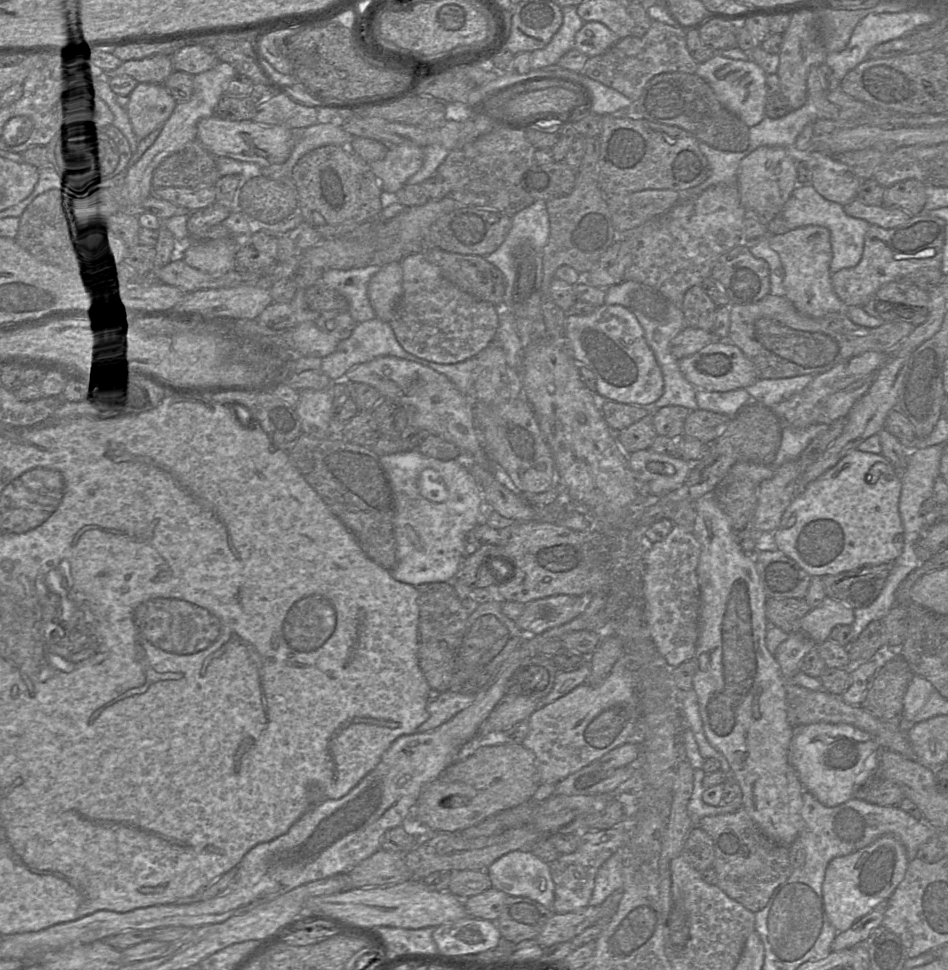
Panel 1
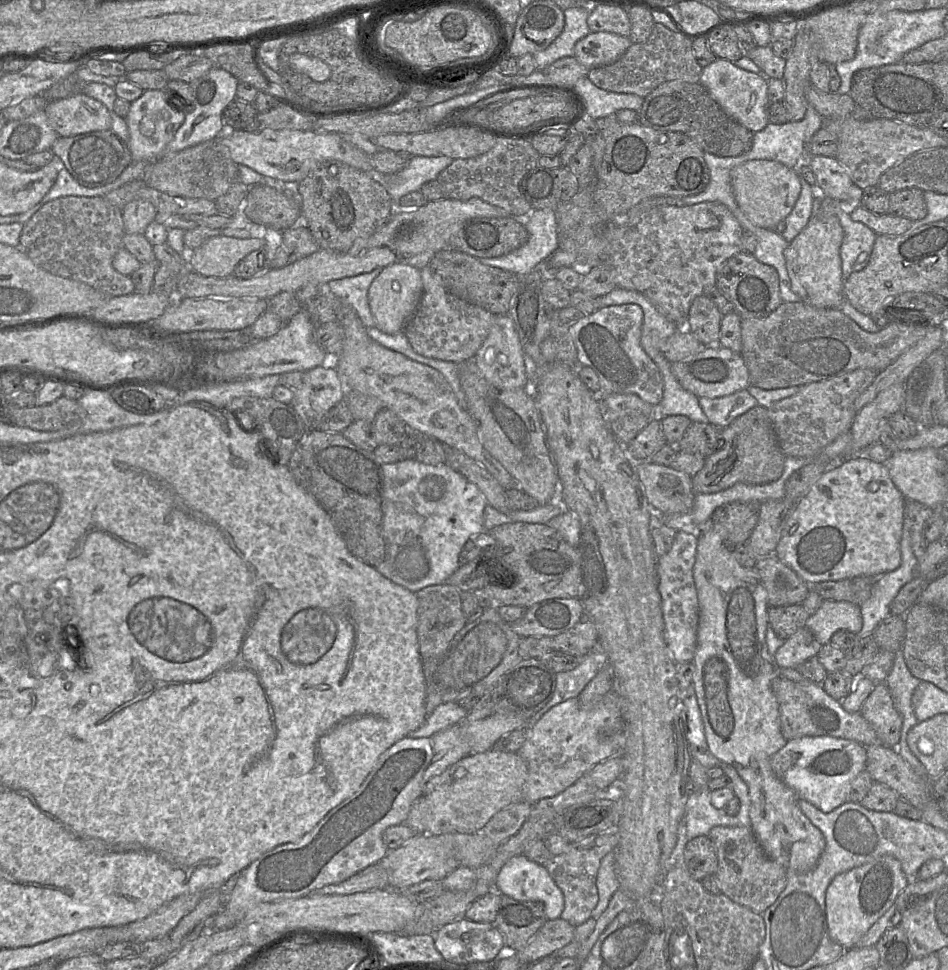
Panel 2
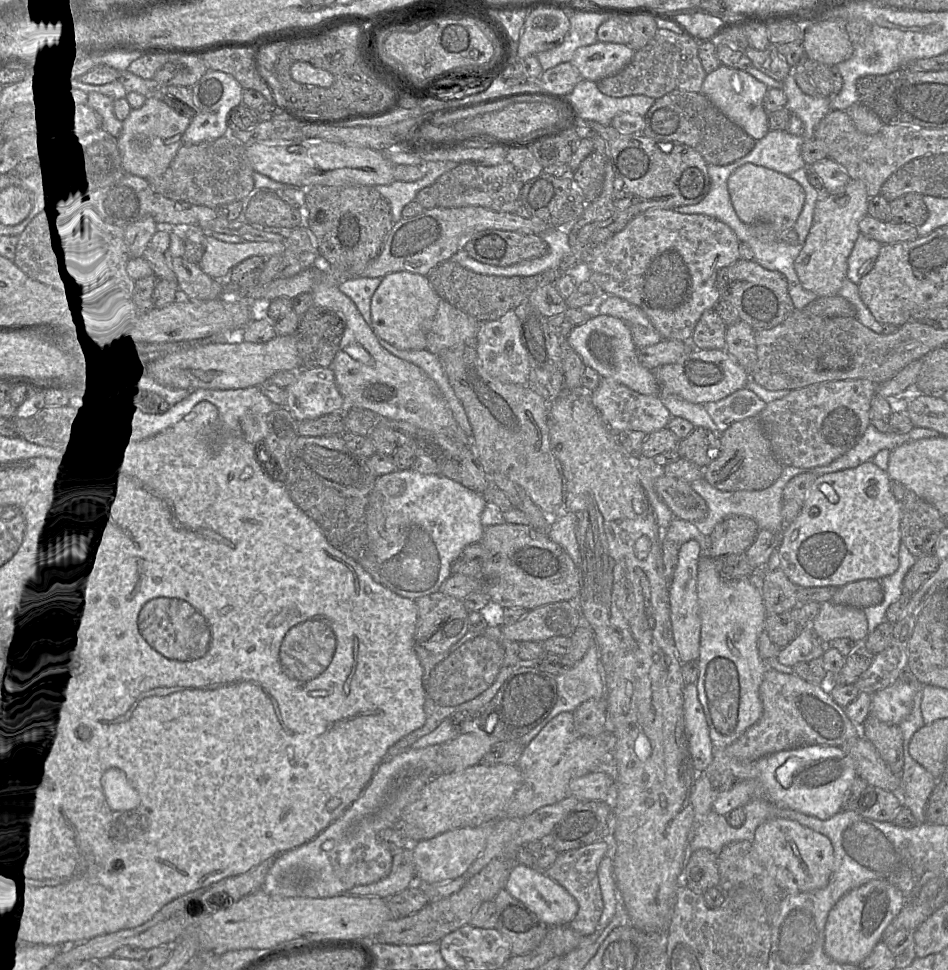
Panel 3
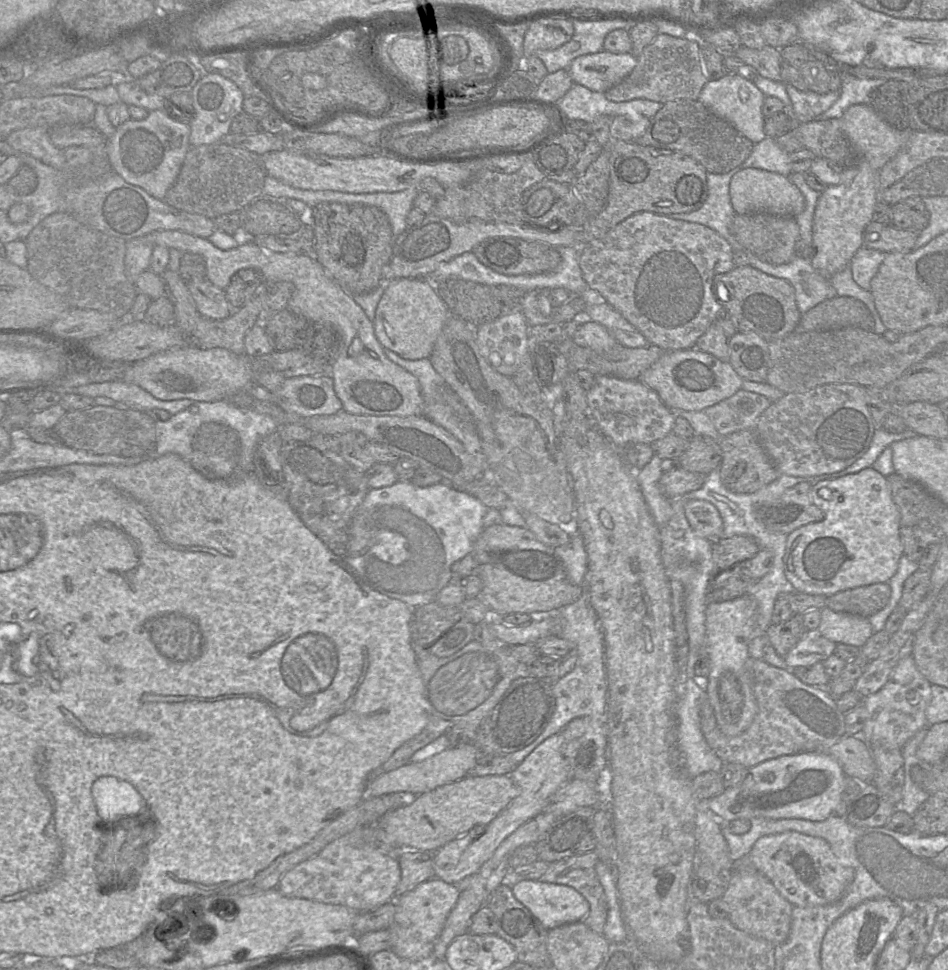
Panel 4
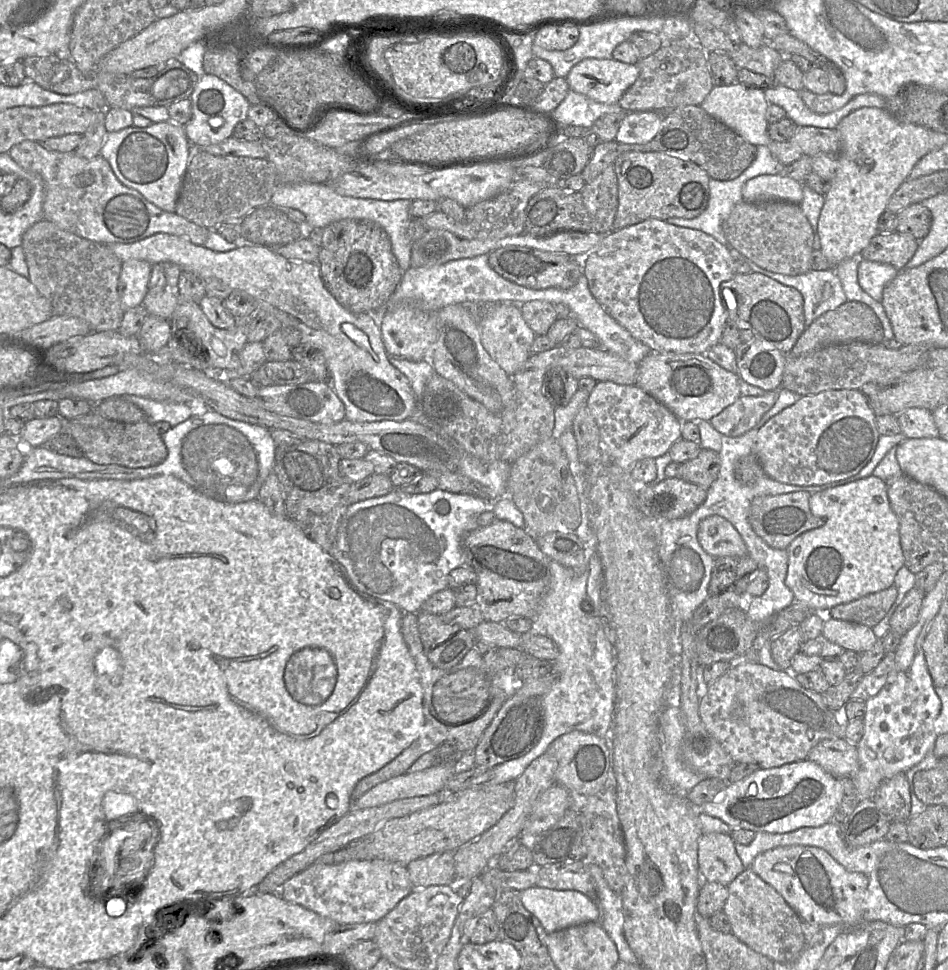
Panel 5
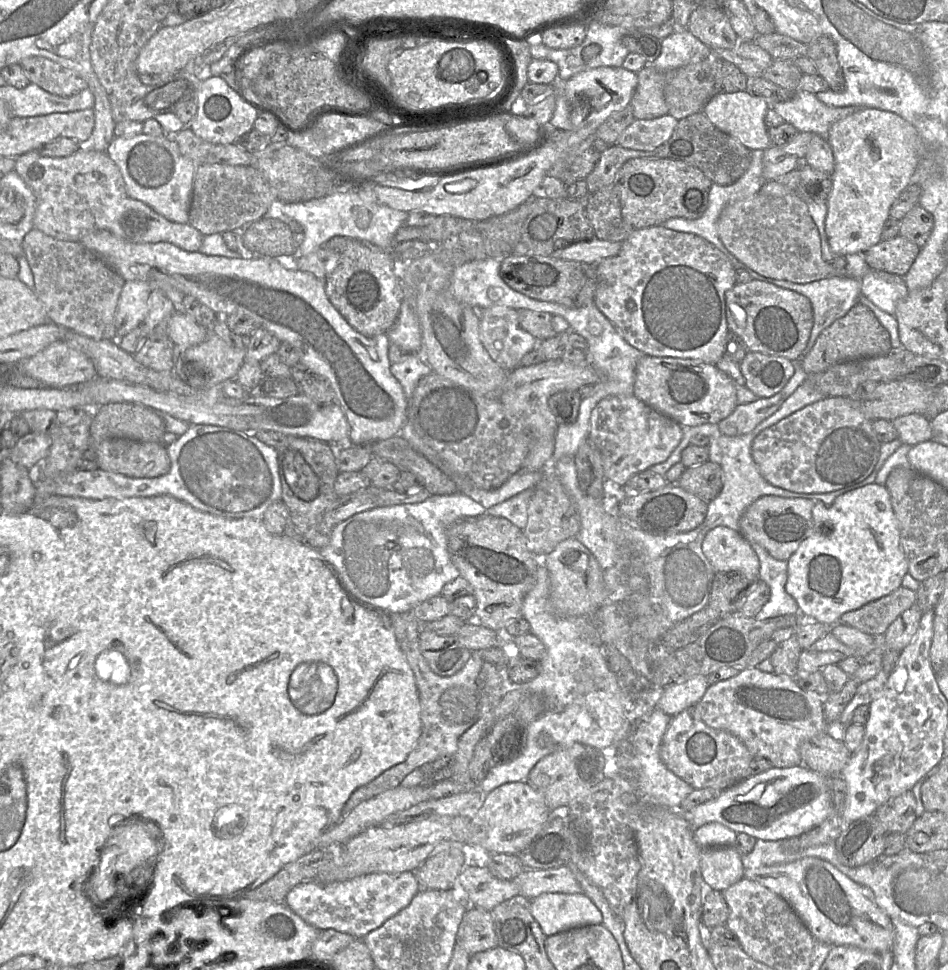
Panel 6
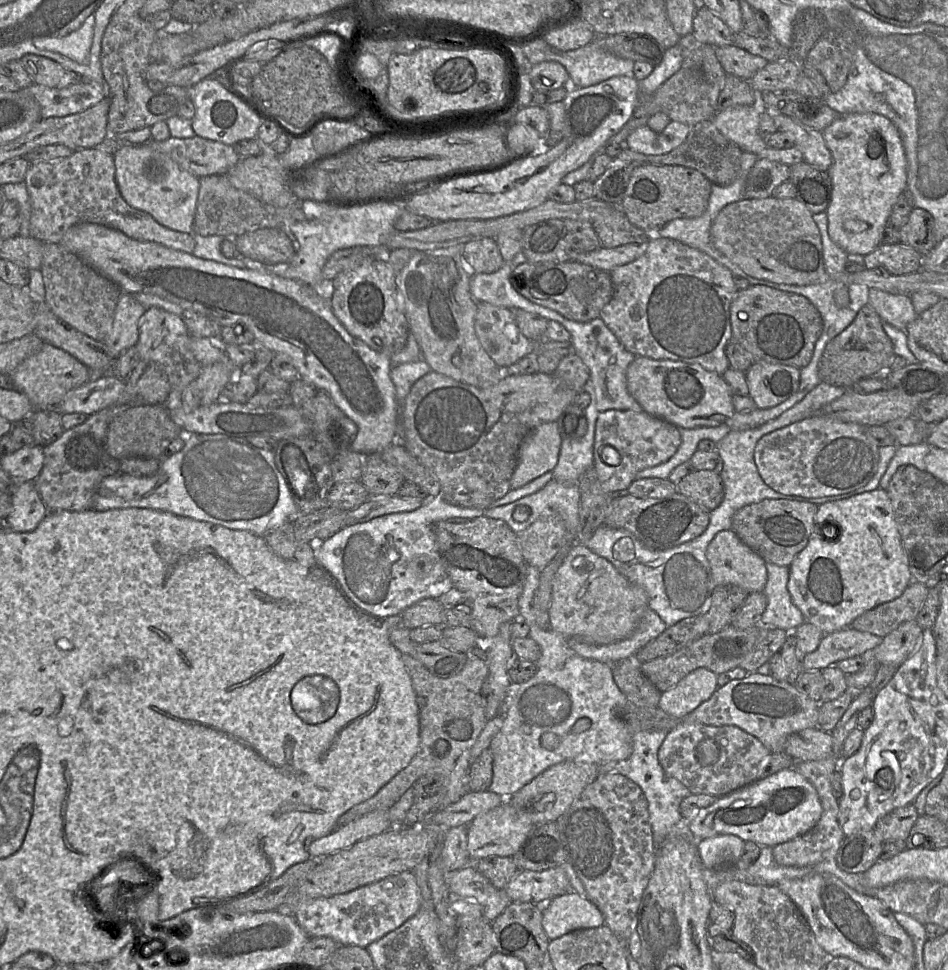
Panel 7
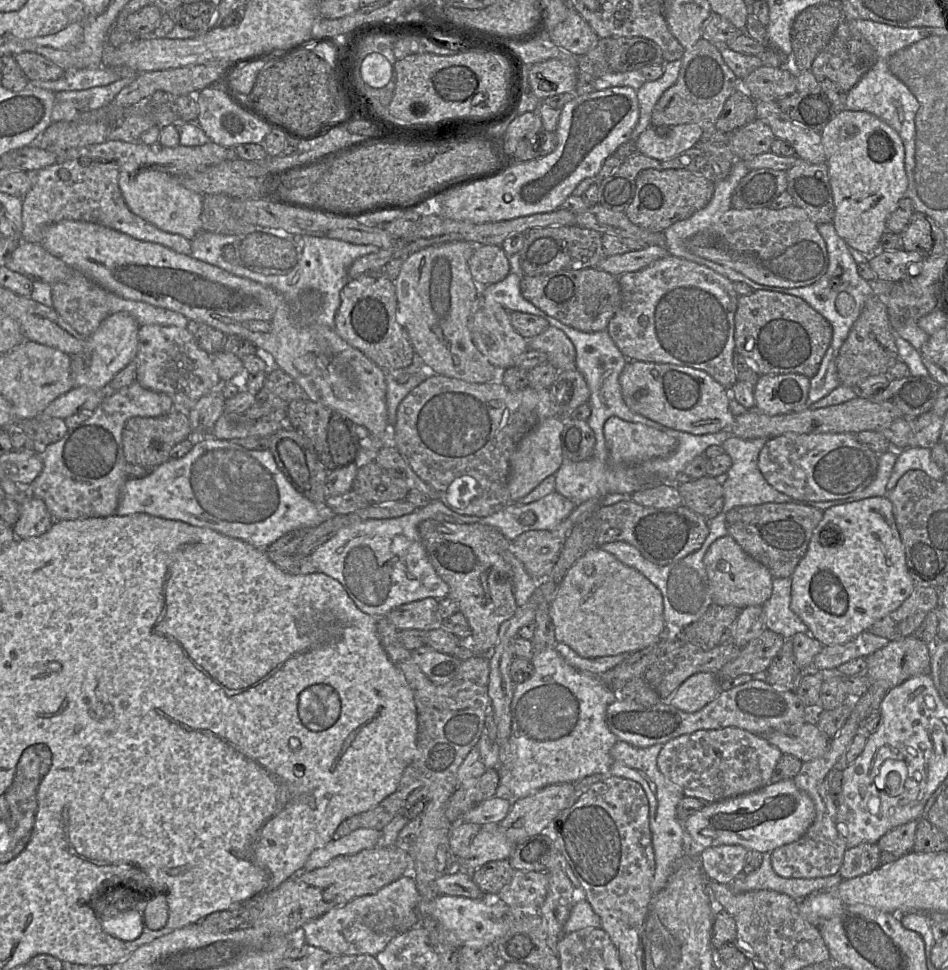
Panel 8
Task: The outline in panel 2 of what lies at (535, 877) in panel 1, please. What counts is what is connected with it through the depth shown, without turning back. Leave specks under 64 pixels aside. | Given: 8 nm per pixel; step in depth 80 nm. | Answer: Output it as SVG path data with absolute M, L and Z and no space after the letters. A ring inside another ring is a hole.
M523 854L510 858L500 869L495 890L516 900L541 905L547 920L560 918L564 909L563 892L546 867Z

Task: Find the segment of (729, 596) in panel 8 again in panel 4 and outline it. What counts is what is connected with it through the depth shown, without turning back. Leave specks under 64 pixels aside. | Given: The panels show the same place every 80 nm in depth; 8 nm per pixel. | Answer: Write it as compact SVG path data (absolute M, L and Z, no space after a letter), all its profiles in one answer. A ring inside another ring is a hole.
M686 498L684 512L690 526L697 534L710 541L721 537L722 517L710 502Z

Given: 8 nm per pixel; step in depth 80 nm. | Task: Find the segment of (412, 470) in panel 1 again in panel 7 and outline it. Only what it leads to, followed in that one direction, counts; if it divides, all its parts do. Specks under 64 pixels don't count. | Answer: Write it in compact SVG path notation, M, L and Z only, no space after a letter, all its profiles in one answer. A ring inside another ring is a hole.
M441 496L429 497L414 511L387 514L342 528L315 545L317 564L339 582L345 594L362 611L379 619L400 615L414 603L425 598L438 599L453 587L441 562L432 525L451 518L480 517L484 511L450 504Z

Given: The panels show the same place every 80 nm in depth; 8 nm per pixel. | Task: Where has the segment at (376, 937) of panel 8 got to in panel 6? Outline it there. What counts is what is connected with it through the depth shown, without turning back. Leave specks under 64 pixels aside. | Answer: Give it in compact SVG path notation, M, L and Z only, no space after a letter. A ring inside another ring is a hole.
M415 872L373 873L329 885L301 883L290 890L284 903L319 931L333 929L362 940L406 908L419 891L420 885Z

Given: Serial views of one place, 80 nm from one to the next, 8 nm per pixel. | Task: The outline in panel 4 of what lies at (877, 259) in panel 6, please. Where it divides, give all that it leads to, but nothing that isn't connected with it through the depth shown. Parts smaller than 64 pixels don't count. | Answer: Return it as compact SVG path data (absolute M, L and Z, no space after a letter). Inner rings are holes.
M871 221L863 234L863 245L883 253L907 253L914 250L918 234L896 228L894 225L885 225Z

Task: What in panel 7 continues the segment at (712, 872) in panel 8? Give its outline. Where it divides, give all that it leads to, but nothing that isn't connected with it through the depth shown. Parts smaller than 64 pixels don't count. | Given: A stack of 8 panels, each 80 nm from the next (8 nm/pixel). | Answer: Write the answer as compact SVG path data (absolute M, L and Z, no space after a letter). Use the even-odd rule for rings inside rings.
M731 834L717 835L698 842L697 849L705 868L737 865L745 842Z

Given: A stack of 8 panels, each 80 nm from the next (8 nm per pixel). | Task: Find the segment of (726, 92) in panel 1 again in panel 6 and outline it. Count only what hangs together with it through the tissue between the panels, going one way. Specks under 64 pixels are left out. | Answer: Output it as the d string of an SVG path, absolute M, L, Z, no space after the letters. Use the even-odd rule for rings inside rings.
M740 91L715 93L703 108L703 113L721 131L733 136L750 150L765 151L772 145L764 122L768 109L769 105L765 98L755 96L749 91Z

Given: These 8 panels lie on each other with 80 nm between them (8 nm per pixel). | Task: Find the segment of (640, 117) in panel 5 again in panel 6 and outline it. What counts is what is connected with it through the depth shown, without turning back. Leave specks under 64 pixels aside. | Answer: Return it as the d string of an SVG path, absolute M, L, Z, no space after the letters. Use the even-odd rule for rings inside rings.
M670 114L654 119L635 118L621 133L617 144L640 151L654 150L671 137L677 123Z

